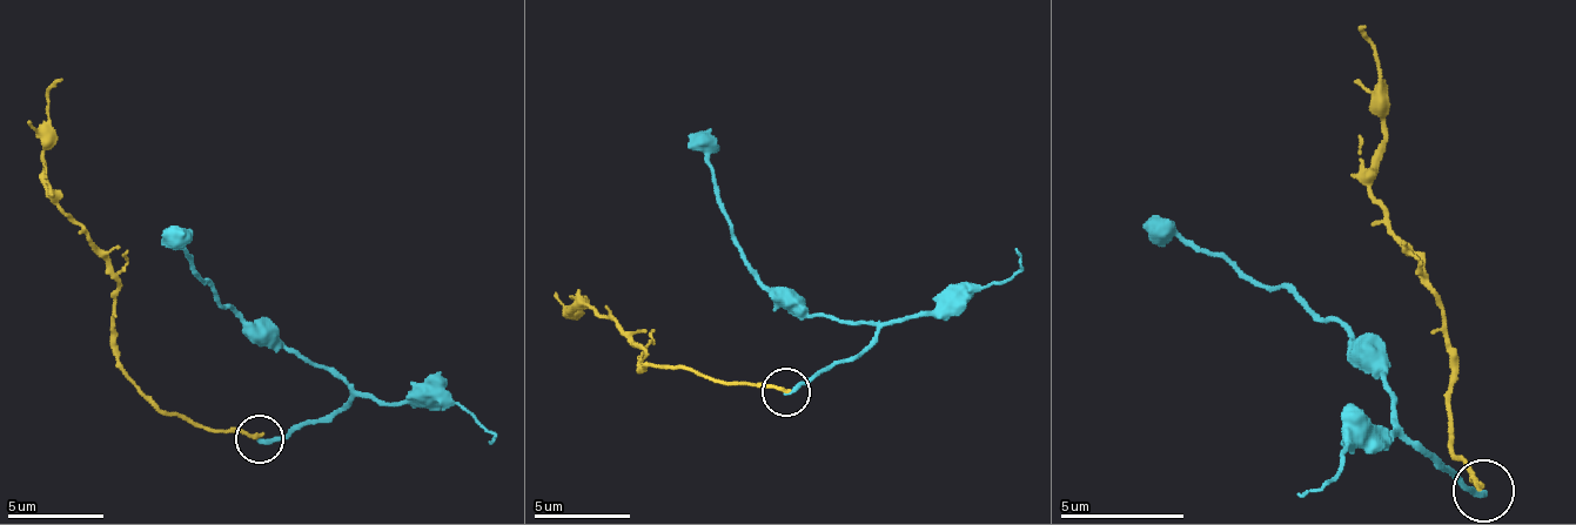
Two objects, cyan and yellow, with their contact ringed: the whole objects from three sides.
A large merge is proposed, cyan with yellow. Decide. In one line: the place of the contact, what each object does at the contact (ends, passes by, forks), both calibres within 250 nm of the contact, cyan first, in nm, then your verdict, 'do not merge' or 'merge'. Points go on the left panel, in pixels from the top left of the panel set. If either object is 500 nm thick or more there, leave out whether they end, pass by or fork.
(259, 439) | cyan ends | yellow ends | 240/200 nm | do not merge

